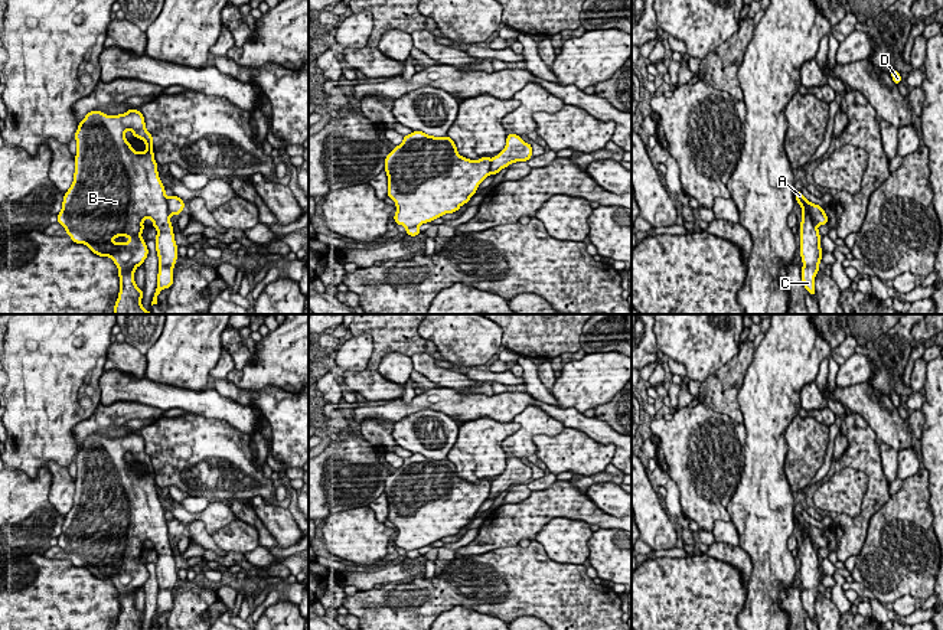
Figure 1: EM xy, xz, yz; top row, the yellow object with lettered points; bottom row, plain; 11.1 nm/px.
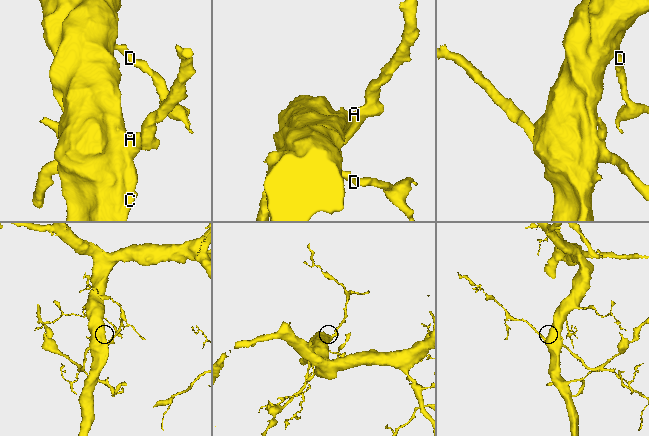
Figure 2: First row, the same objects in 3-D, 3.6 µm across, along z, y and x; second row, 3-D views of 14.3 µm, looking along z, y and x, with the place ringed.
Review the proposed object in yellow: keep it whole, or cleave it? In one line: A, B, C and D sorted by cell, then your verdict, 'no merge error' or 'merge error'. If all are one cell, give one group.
A / B C D | merge error

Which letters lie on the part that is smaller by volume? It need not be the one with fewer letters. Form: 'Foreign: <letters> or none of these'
Foreign: A

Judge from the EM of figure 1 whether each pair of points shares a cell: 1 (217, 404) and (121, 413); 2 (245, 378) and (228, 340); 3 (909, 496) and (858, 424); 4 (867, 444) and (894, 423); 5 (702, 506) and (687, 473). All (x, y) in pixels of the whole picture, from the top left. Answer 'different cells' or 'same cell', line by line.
1: different cells
2: different cells
3: different cells
4: different cells
5: same cell

